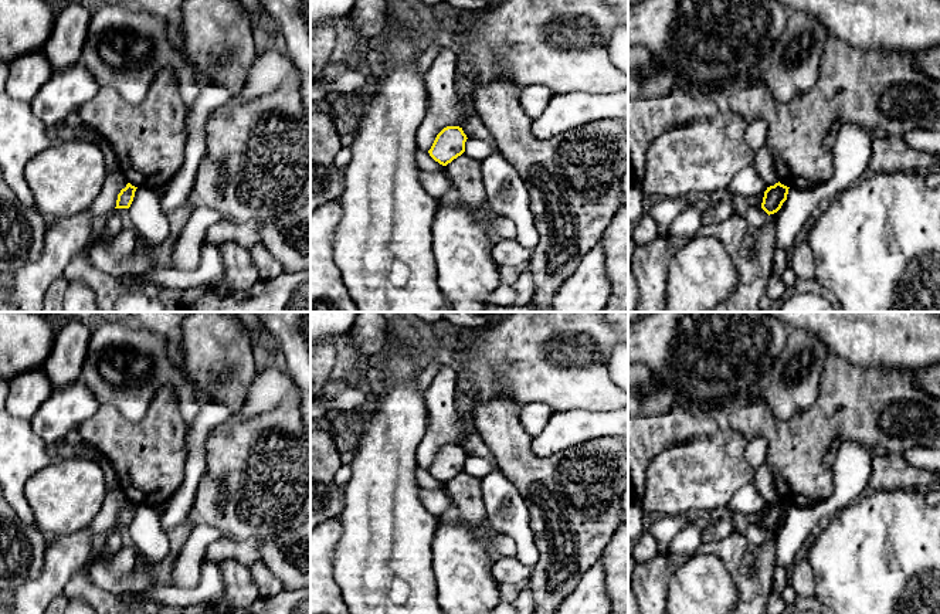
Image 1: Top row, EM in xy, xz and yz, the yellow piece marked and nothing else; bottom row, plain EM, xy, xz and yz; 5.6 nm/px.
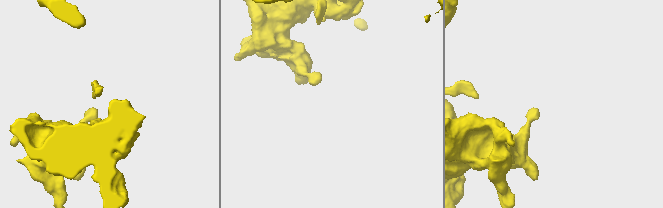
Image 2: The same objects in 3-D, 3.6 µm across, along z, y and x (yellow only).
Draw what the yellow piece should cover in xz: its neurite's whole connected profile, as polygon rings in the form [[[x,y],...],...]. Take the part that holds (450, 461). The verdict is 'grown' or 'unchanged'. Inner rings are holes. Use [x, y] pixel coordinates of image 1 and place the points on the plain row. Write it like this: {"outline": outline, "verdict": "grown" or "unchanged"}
{"outline": [[[447,444],[437,452],[428,471],[435,479],[447,484],[465,469],[466,457],[462,445]]], "verdict": "unchanged"}

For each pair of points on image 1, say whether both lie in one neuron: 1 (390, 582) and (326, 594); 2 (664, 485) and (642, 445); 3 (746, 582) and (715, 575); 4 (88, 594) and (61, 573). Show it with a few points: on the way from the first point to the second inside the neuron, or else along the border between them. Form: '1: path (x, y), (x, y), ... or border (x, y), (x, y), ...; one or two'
1: border (333, 559), (333, 580), (343, 599); two
2: border (679, 443), (662, 450), (651, 461), (642, 492); two
3: border (711, 553), (715, 553), (725, 565), (739, 599); two
4: border (82, 567), (61, 593); two

